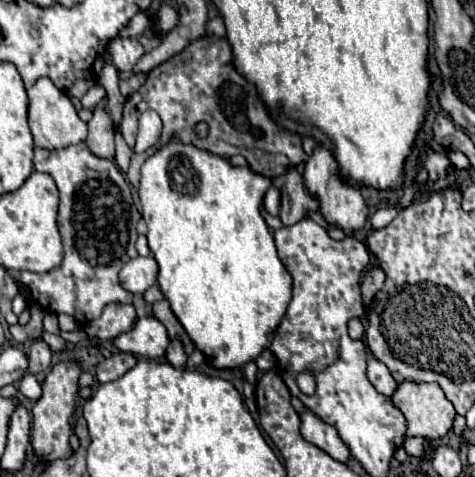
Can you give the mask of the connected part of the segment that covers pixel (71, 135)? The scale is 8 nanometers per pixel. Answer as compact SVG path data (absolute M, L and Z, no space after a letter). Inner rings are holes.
M49 78L37 80L29 90L29 128L33 134L33 142L45 150L67 148L69 144L79 144L87 136L87 124L77 116L73 102L67 98L63 90L59 90Z

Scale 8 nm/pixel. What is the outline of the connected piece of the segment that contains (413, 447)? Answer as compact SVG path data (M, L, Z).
M422 437L407 438L403 442L403 448L413 458L425 458L427 456L427 440Z

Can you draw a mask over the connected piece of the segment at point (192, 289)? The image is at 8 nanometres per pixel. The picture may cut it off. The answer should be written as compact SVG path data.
M171 142L167 146L163 146L161 150L157 150L153 156L149 156L145 160L145 164L141 166L141 179L139 182L139 198L142 204L141 215L147 222L147 240L149 240L149 248L159 264L159 276L157 276L157 284L163 292L163 296L169 300L173 314L177 316L177 320L181 322L181 326L185 328L185 332L189 334L191 342L195 344L197 350L201 350L205 356L211 356L211 368L215 370L233 370L233 368L243 368L247 362L253 362L273 340L273 334L281 322L281 316L285 314L285 308L291 300L291 288L293 288L293 278L289 276L287 268L283 266L283 262L277 256L277 246L275 240L259 212L261 206L261 198L265 194L265 190L271 186L271 180L265 176L255 174L253 170L245 168L235 168L231 166L225 158L221 156L213 156L211 152L203 152L195 146L189 144L181 144L181 142Z

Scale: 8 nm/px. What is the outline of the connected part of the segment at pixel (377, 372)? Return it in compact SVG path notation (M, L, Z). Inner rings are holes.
M371 358L367 370L369 370L369 382L373 384L373 388L375 388L379 394L383 394L385 398L391 398L393 392L397 390L397 384L395 384L393 376L389 374L389 370L385 368L385 364L381 364L379 360Z

